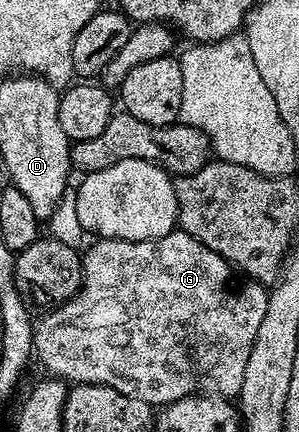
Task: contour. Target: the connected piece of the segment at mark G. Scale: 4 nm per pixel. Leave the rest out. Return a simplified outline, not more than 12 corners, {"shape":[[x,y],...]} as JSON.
{"shape":[[191,234],[92,241],[46,373],[241,395],[266,285]]}

